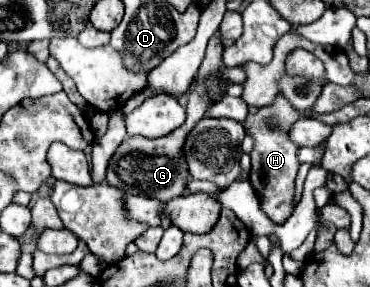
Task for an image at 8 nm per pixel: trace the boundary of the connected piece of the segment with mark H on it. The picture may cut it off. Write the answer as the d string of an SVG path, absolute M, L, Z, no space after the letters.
M283 98L275 100L271 106L261 108L257 114L249 114L245 120L245 128L251 126L251 134L255 134L255 148L251 150L251 184L261 200L261 210L275 222L283 224L293 212L293 194L295 194L295 176L299 170L297 162L297 146L287 138L287 126L299 120L301 114L291 108L291 104Z

